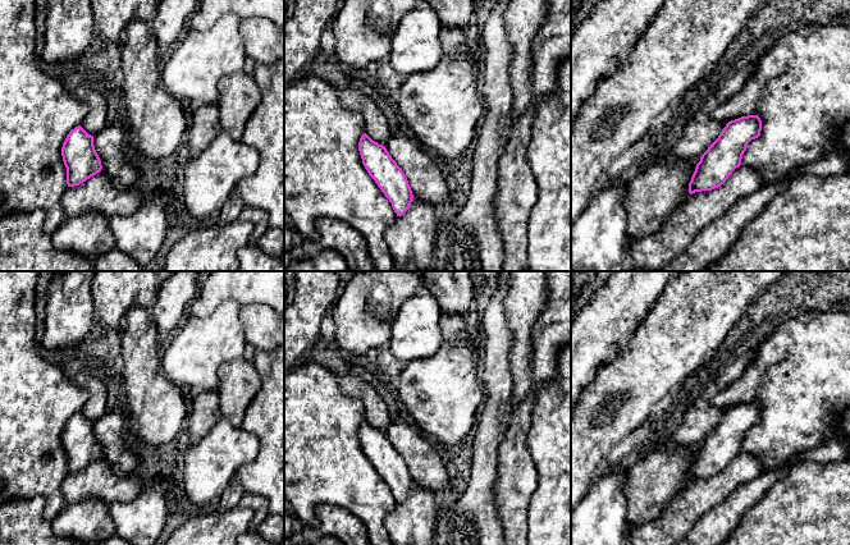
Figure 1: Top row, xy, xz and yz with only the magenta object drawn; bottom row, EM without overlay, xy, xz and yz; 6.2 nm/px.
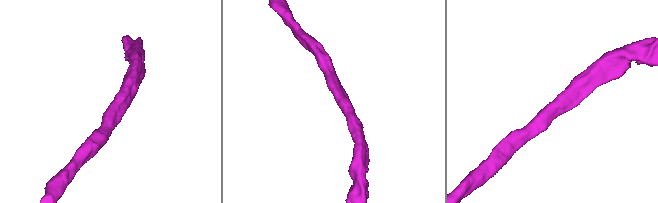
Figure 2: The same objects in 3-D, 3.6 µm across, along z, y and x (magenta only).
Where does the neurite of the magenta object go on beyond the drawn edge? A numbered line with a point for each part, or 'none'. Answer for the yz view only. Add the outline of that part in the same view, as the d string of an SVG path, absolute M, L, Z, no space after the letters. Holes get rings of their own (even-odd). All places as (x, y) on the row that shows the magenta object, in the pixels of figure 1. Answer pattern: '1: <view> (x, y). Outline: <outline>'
1: yz (654, 252). Outline: M740 165L721 187L690 194L657 232L630 242L626 257L629 267L645 271L662 271L668 267L704 228L723 216L737 200L751 194L760 186L760 174Z

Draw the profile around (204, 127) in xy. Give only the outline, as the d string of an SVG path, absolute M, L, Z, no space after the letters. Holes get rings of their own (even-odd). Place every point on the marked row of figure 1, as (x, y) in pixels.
M218 104L200 106L188 120L186 141L191 155L200 155L221 132Z

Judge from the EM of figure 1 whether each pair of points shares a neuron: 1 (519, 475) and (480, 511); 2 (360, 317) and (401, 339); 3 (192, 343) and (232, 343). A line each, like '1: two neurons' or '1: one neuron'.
1: two neurons
2: two neurons
3: one neuron

